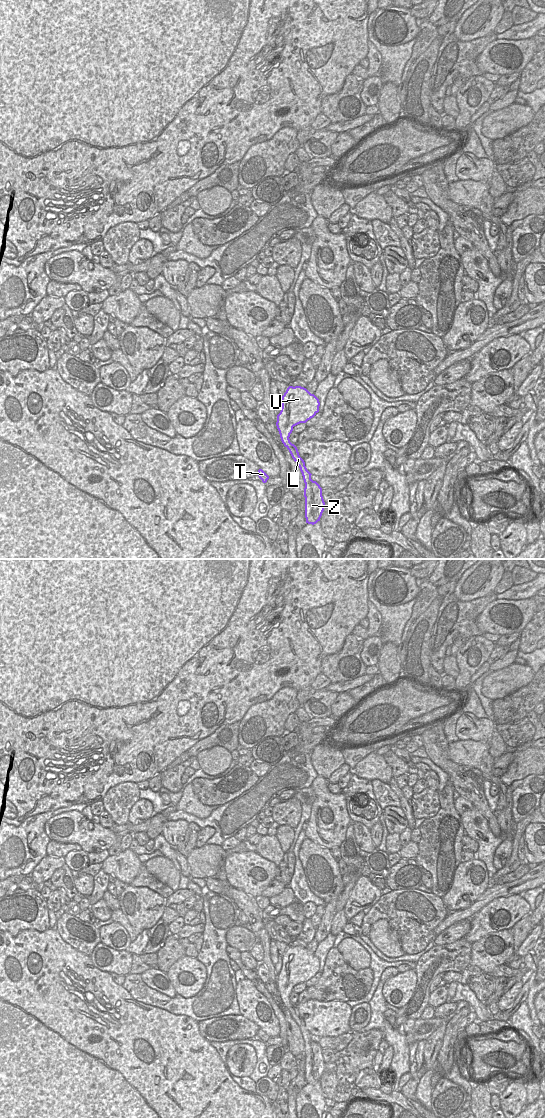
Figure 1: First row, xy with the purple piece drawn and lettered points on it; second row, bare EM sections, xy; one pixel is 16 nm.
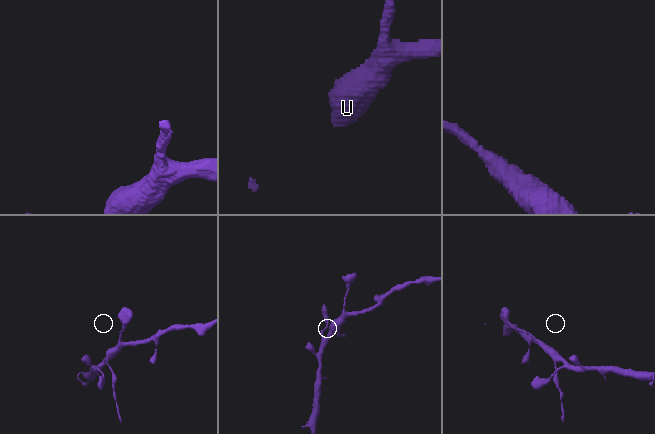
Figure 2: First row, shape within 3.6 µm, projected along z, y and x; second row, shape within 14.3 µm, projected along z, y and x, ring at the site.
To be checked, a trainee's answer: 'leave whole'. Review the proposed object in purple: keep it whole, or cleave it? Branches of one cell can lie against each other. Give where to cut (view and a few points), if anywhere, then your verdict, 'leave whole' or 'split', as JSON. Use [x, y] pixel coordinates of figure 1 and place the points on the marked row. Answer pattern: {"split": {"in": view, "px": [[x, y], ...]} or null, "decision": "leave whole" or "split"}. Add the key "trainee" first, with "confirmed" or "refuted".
{"trainee": "refuted", "split": {"in": "xy", "px": [[293, 444], [287, 448]]}, "decision": "split"}

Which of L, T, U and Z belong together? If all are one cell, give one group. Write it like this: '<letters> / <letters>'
L Z / T U

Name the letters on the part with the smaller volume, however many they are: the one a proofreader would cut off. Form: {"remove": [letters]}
{"remove": ["L", "Z"]}

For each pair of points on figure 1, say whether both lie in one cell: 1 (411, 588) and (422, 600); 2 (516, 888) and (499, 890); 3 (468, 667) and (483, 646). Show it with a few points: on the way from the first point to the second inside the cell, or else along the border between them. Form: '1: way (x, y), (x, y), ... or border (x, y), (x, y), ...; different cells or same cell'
1: border (420, 587), (420, 591), (415, 597); different cells
2: way (512, 889), (508, 893), (503, 890); same cell
3: way (470, 662), (481, 651); same cell

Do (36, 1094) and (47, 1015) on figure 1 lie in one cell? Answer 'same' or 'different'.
same

